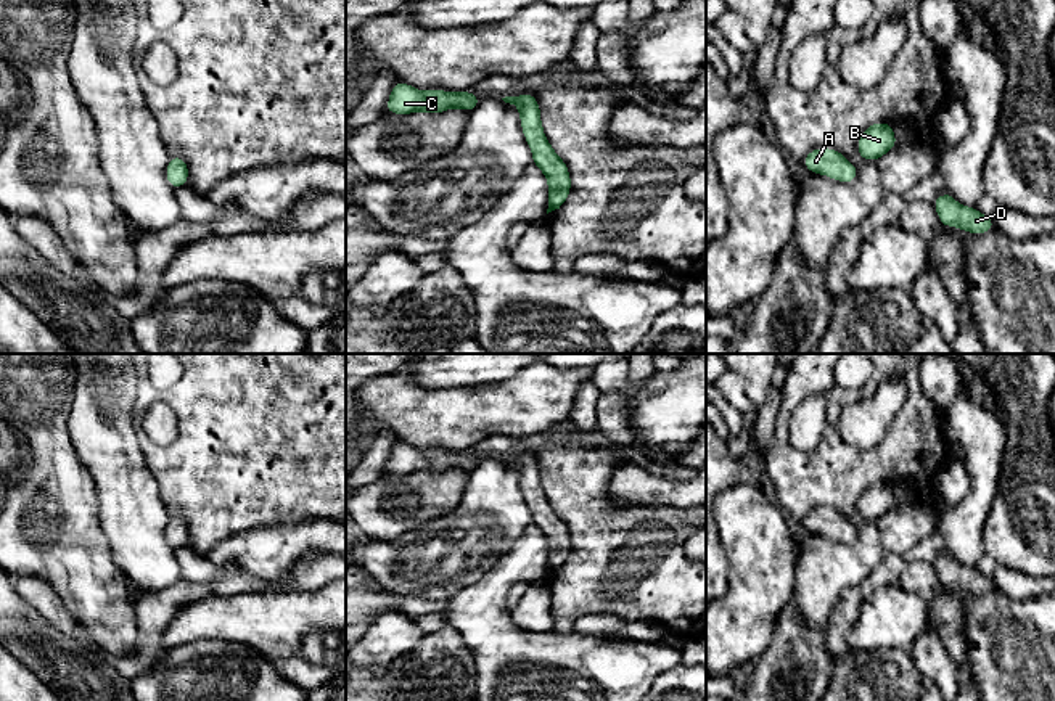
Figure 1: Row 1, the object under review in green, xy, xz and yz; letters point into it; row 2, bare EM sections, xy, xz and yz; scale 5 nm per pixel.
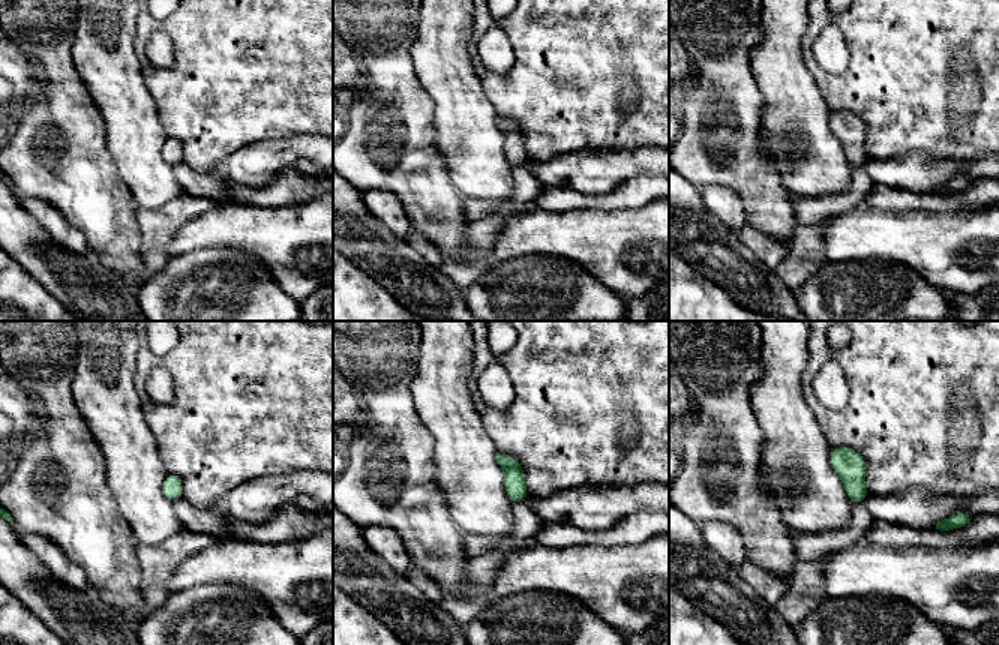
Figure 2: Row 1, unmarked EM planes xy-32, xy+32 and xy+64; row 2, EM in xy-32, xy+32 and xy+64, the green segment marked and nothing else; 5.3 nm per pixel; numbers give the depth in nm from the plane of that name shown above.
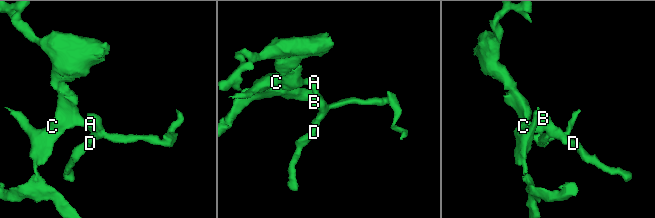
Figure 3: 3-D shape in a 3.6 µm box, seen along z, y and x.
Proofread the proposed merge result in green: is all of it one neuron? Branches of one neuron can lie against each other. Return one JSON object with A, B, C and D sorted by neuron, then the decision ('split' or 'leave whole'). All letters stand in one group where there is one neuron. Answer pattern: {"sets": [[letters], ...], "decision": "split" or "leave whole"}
{"sets": [["A", "B", "C", "D"]], "decision": "leave whole"}

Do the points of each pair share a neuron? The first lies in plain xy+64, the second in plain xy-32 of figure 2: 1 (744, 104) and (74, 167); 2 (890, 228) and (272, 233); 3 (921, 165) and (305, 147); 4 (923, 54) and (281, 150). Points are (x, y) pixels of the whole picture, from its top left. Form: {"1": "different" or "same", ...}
{"1": "same", "2": "same", "3": "same", "4": "different"}

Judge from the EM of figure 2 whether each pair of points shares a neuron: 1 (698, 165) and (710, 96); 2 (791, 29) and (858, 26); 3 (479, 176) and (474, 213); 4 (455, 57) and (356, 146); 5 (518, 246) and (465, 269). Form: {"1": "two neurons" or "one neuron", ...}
{"1": "one neuron", "2": "two neurons", "3": "two neurons", "4": "two neurons", "5": "two neurons"}

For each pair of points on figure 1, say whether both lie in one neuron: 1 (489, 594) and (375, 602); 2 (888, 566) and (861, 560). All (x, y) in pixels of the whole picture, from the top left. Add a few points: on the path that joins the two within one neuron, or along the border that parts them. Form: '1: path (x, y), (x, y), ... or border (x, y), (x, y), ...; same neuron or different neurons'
1: border (452, 597), (441, 610); different neurons
2: border (888, 553), (859, 587); different neurons

